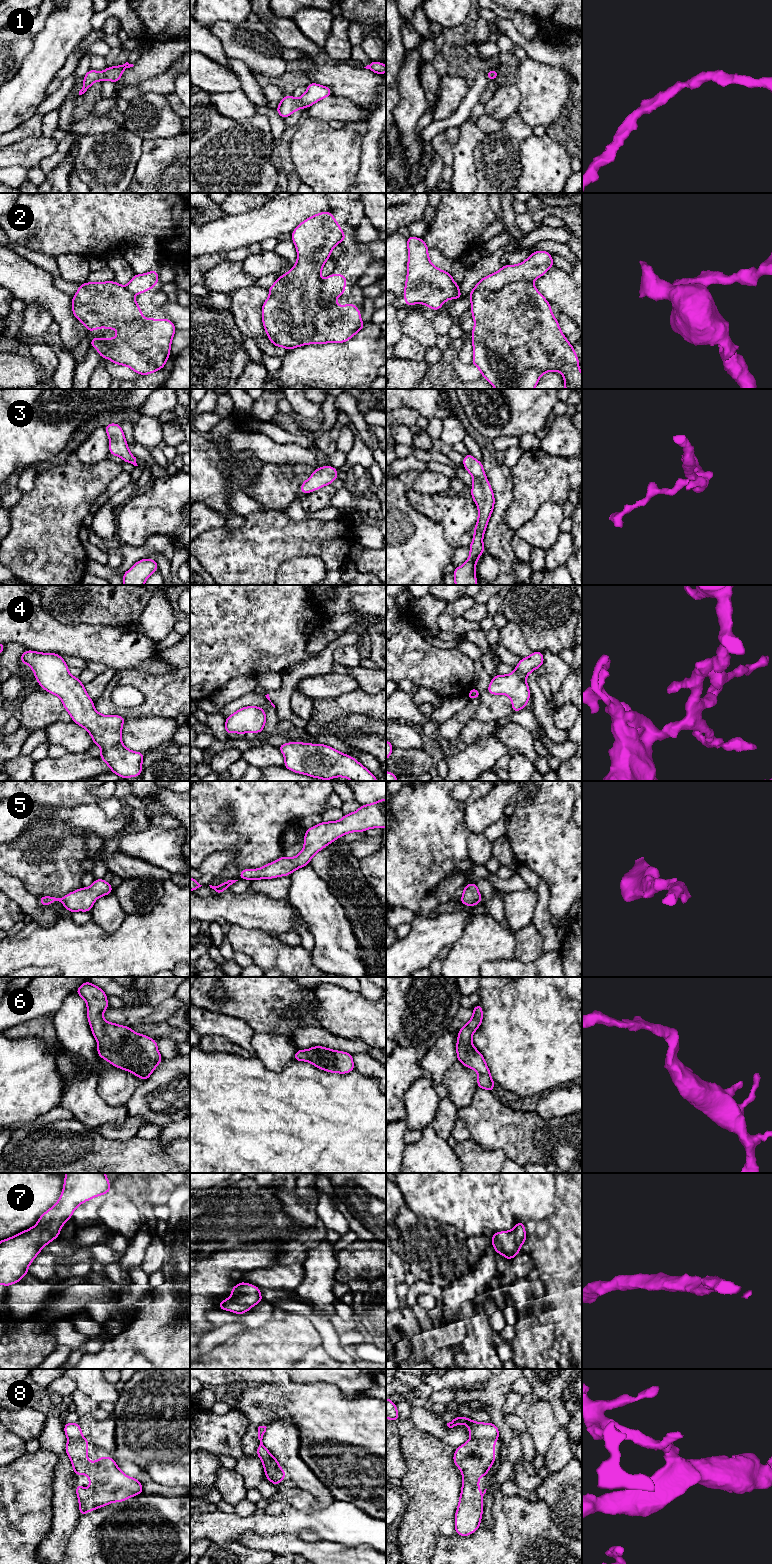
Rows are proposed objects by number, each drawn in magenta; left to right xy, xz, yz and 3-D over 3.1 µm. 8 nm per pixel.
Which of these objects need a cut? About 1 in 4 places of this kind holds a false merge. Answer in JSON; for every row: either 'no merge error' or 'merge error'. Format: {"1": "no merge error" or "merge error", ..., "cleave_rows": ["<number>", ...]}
{"1": "no merge error", "2": "no merge error", "3": "no merge error", "4": "no merge error", "5": "no merge error", "6": "no merge error", "7": "no merge error", "8": "merge error", "cleave_rows": ["8"]}

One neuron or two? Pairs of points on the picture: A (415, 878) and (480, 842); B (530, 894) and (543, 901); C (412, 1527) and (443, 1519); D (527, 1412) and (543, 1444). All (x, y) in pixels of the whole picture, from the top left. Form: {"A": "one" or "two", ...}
{"A": "two", "B": "two", "C": "one", "D": "one"}

